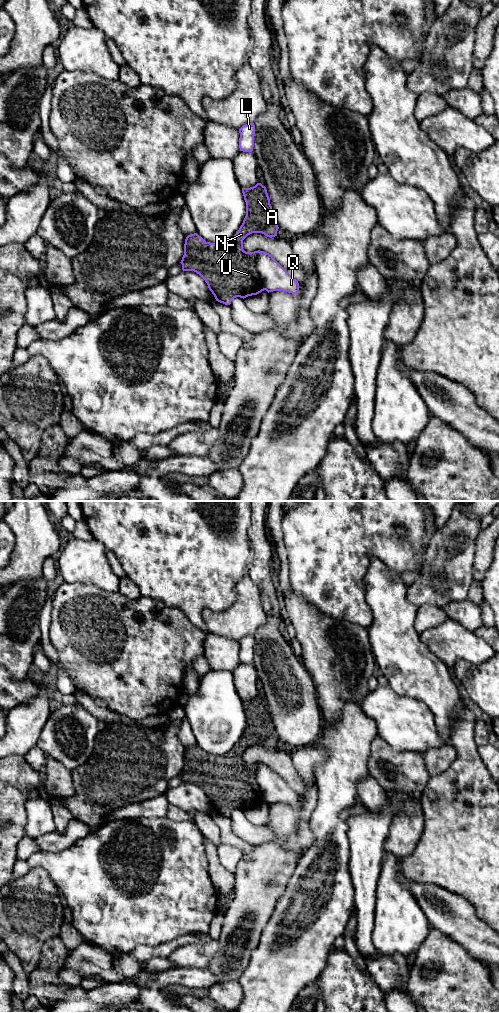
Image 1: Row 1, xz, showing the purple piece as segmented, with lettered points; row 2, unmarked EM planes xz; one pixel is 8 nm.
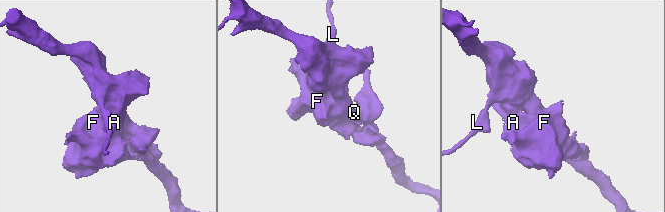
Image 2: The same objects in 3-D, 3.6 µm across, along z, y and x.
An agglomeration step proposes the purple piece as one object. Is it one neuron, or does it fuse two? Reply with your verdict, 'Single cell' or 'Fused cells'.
Single cell

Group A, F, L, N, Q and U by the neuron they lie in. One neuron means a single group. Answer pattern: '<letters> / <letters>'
A F L N Q U

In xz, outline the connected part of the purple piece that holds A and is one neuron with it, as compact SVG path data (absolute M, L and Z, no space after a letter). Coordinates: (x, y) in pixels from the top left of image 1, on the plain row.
M257 695L250 700L242 700L246 714L246 728L238 744L227 754L215 756L206 754L197 745L188 747L184 756L184 767L181 772L183 783L194 783L207 795L209 802L216 813L230 817L236 810L246 810L257 807L266 802L283 803L297 806L299 795L267 764L246 764L243 761L243 752L252 745L262 745L267 749L277 748L279 741L266 699Z

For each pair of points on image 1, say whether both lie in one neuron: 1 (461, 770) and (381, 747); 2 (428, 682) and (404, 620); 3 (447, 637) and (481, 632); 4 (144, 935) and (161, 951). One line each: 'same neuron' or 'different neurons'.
1: different neurons
2: same neuron
3: different neurons
4: different neurons

